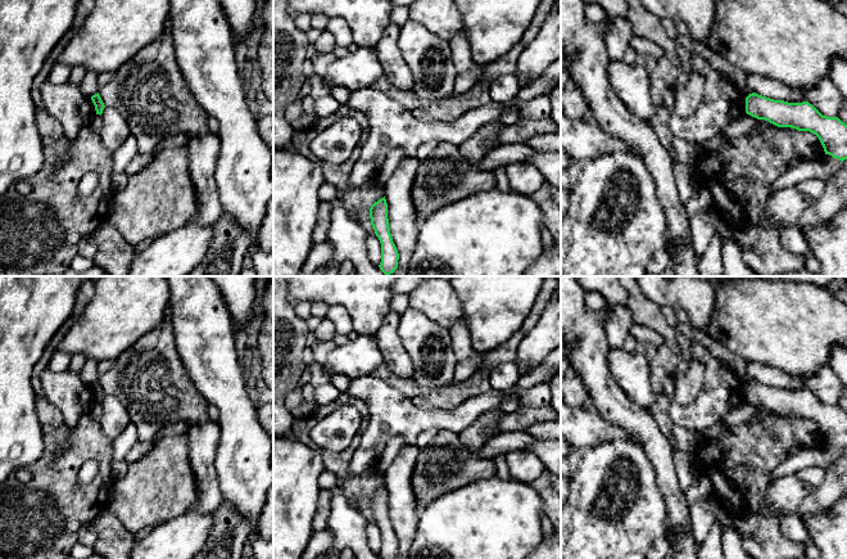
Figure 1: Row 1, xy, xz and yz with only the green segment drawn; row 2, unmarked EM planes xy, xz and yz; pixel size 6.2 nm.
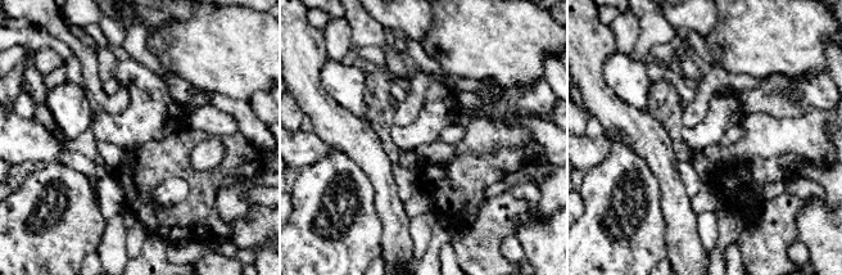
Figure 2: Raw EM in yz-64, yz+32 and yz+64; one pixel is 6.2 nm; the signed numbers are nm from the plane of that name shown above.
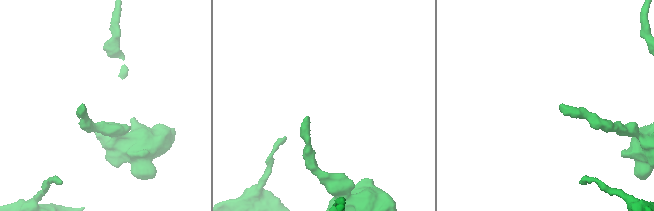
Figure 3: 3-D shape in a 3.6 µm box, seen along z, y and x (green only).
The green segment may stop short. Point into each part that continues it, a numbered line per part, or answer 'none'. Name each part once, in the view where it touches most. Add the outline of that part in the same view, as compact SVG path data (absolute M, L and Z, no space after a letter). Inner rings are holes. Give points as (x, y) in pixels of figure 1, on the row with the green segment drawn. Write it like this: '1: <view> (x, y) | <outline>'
none

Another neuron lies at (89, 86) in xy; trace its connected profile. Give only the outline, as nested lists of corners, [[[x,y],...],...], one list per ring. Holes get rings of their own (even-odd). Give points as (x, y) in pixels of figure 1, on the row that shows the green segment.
[[[86,71],[82,81],[78,84],[78,87],[81,93],[87,98],[98,94],[100,90],[98,85],[98,73],[92,71]]]

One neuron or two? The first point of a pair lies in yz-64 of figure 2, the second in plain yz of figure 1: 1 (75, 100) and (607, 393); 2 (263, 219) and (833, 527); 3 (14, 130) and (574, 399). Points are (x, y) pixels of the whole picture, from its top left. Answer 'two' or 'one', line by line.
1: two
2: two
3: two

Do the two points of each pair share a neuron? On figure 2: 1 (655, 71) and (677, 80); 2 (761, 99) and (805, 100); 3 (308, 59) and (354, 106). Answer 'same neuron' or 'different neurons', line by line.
1: same neuron
2: same neuron
3: different neurons

